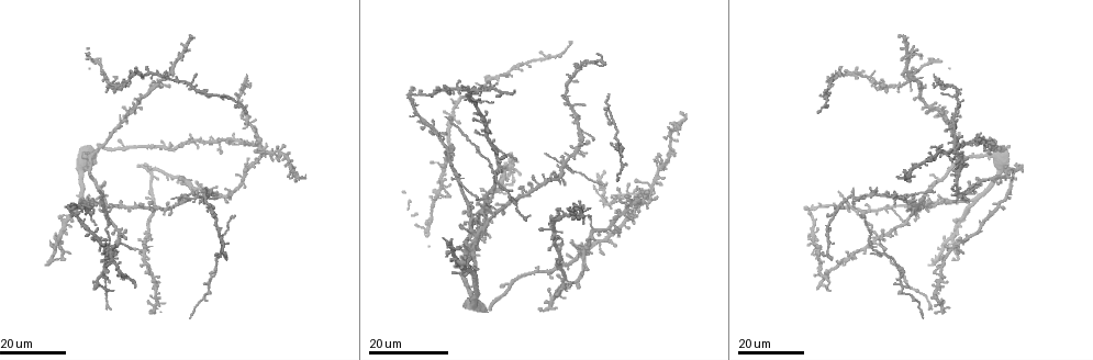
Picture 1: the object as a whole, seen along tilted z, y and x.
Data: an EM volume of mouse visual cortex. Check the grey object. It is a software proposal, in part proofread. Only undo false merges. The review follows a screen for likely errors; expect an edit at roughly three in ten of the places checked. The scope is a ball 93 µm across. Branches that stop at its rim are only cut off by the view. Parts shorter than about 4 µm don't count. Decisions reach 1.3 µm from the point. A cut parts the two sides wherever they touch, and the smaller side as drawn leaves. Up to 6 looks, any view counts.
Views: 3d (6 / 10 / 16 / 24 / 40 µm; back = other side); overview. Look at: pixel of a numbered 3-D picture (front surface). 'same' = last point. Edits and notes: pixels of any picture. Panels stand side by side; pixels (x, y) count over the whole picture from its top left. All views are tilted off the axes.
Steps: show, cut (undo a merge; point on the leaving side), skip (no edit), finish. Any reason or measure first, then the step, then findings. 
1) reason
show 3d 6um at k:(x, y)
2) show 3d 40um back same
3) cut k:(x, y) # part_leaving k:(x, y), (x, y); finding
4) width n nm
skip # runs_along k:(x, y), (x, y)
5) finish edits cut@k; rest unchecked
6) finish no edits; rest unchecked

looks like a crossing
show 3d 24um at 1:(458, 181)

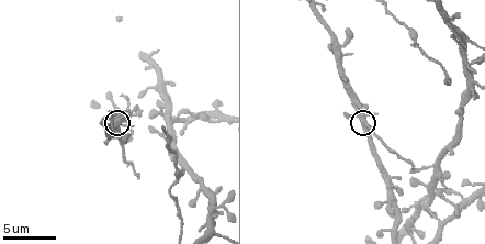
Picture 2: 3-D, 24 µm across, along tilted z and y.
zoom in
show 3d 6um at 2:(365, 119)

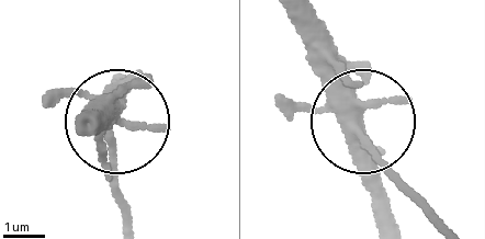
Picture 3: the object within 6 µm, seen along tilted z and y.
width 360 nm
cut 3:(387, 168) # part_leaving 3:(358, 134), (441, 222); a second neuron is stuck on

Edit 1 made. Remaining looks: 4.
show overview

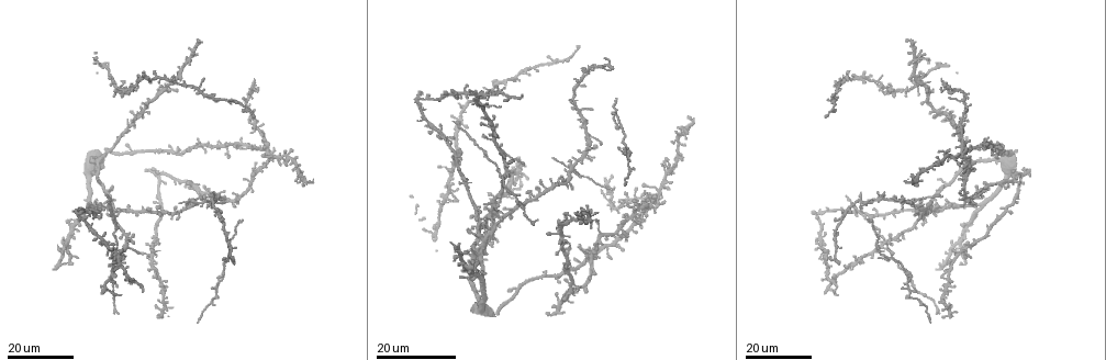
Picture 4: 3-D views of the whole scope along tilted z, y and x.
small branch off a trunk
show 3d 16um at 4:(205, 193)

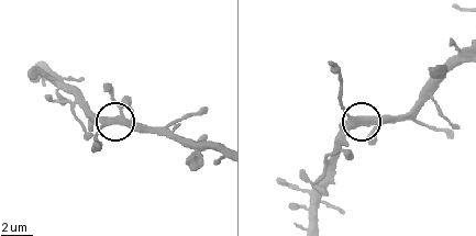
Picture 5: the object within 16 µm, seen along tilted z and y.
show 3d 10um at 5:(347, 119)

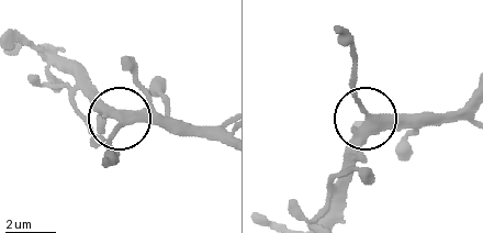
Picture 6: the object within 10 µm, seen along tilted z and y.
arms 3
skip # runs_along 6:(465, 100), (444, 113), (366, 115), (352, 95), (355, 77); all the same neuron

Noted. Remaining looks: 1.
finish edits cut@3; rest unchecked

